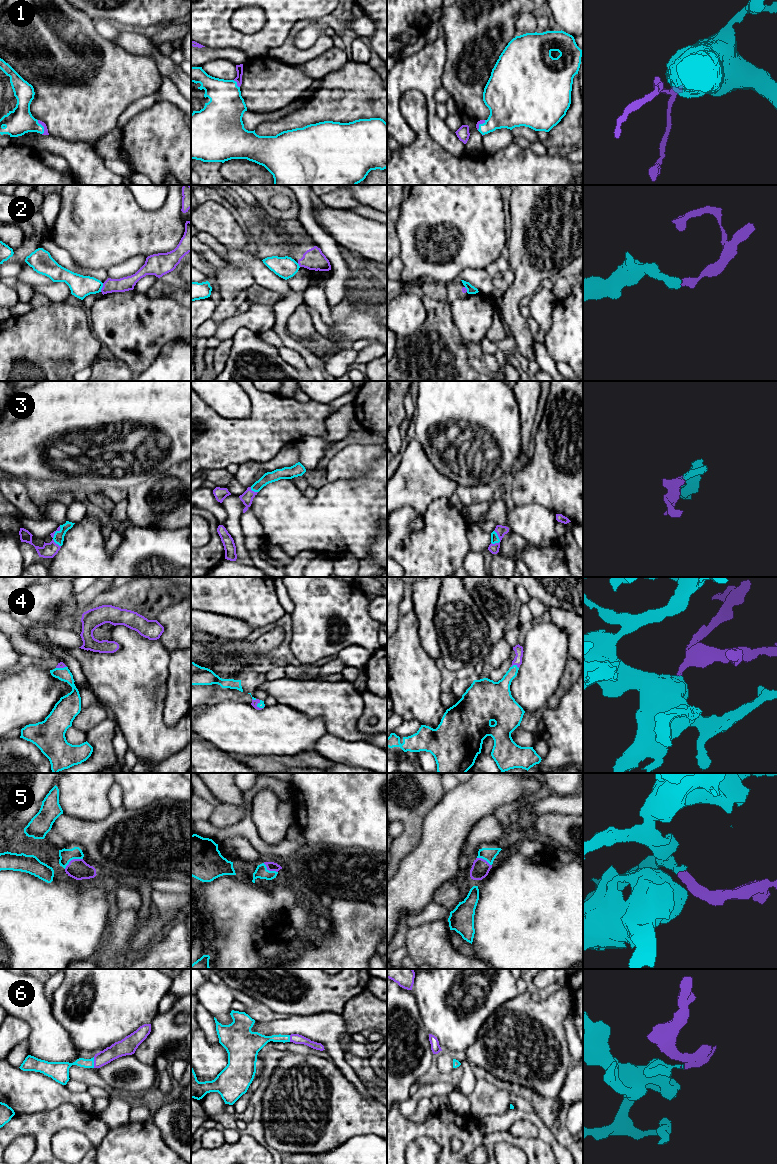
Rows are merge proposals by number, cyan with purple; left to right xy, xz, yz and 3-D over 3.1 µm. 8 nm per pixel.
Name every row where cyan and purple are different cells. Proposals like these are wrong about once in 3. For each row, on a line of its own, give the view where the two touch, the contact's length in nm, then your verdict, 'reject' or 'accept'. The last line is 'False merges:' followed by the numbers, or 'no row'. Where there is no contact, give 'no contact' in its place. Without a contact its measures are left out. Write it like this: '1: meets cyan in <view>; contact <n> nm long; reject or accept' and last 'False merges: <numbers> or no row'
1: meets cyan in xy; contact 130 nm long; accept
2: meets cyan in xy; contact 80 nm long; reject
3: meets cyan in yz; contact 120 nm long; accept
4: meets cyan in yz; contact 70 nm long; accept
5: meets cyan in xy; contact 170 nm long; accept
6: meets cyan in xy; contact 90 nm long; accept
False merges: 2

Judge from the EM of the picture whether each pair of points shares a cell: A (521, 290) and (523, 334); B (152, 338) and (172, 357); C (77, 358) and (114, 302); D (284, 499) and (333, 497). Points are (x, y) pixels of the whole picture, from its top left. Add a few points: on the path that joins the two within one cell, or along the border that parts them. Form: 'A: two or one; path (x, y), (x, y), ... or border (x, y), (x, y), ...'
A: one; path (513, 301), (513, 318), (517, 323)
B: two; border (180, 339), (169, 341), (148, 367)
C: two; border (87, 311), (91, 331), (102, 344)
D: one; path (296, 507), (321, 507)

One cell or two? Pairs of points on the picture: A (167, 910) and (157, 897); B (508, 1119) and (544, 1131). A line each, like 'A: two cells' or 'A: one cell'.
A: one cell
B: one cell

